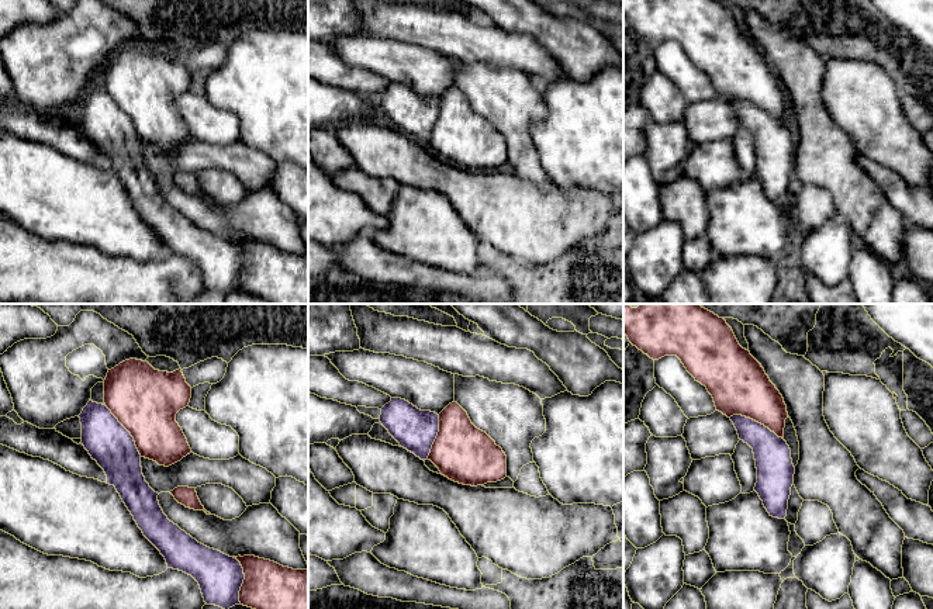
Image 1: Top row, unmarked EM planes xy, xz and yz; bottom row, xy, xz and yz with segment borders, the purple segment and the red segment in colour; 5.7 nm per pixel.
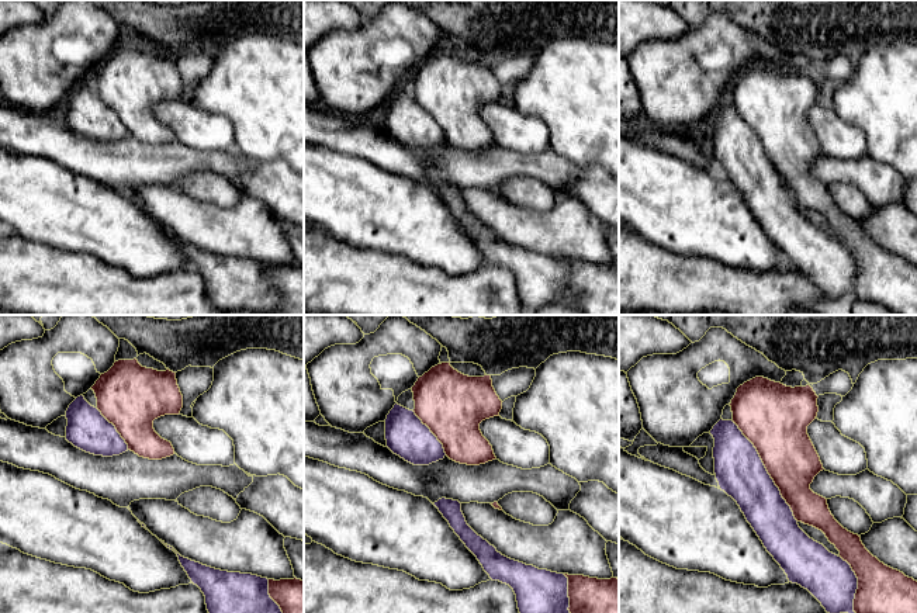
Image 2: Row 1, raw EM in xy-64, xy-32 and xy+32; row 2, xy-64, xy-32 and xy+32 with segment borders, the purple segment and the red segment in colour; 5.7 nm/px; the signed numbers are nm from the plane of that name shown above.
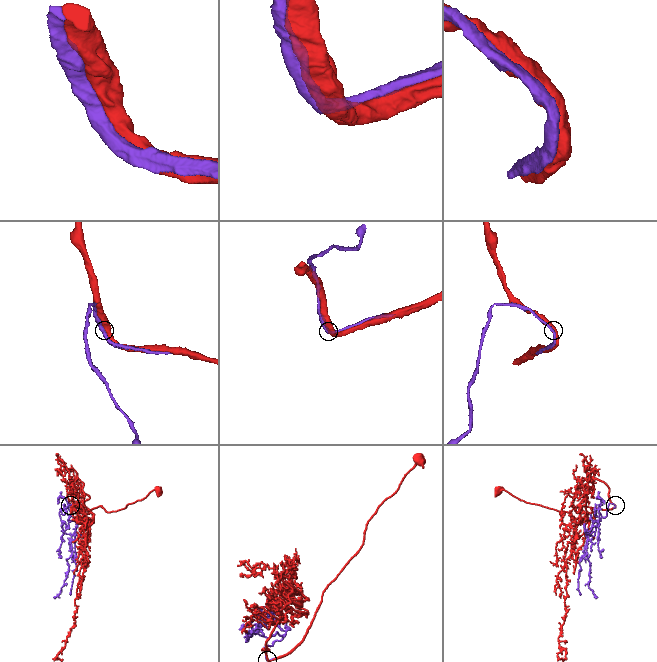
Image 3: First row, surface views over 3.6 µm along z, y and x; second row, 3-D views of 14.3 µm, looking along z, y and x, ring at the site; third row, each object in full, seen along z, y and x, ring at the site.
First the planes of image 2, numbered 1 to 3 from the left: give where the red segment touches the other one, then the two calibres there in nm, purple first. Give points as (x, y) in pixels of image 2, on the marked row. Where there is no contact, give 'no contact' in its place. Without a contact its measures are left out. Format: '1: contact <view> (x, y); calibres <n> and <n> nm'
1: contact xy-64 (116, 429); calibres 240 and 380 nm
2: contact xy-32 (432, 433); calibres 240 and 380 nm
3: contact xy+32 (767, 471); calibres 280 and 340 nm

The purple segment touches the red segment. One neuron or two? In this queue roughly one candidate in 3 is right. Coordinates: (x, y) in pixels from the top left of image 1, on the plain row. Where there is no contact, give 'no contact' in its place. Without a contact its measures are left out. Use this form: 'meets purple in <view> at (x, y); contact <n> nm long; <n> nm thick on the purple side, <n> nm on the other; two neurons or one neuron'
meets purple in yz at (754, 106); contact 340 nm long; 200 nm thick on the purple side, 340 nm on the other; one neuron

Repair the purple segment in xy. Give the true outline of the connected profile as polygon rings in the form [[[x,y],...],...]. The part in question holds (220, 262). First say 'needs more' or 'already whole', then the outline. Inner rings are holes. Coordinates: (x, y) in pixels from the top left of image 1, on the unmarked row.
needs more; [[[137,44],[125,45],[108,55],[104,65],[104,87],[97,89],[90,84],[79,100],[82,108],[82,129],[104,155],[107,169],[115,172],[144,221],[165,242],[167,253],[191,260],[198,267],[207,290],[215,290],[225,295],[235,290],[243,290],[263,297],[270,304],[308,304],[308,253],[293,255],[255,241],[229,242],[198,228],[167,204],[159,190],[159,179],[145,166],[141,152],[142,142],[153,145],[159,150],[169,152],[193,138],[182,113],[176,107],[176,98],[189,91],[190,83],[191,72],[186,68],[182,53],[167,58],[155,55],[148,46]]]

